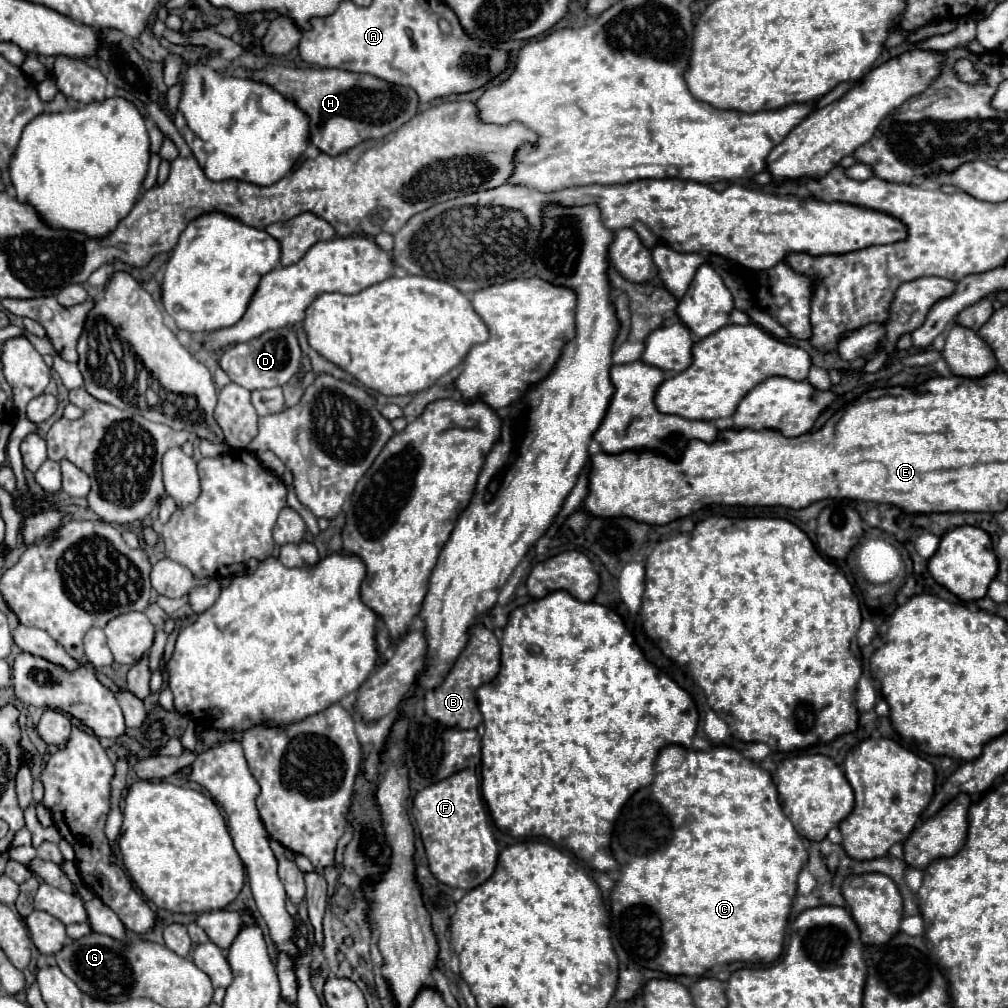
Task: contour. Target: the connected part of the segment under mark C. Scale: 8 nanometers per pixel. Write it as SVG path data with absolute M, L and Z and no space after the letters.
M664 746L654 764L654 782L638 790L622 808L616 828L612 834L612 854L620 864L620 880L612 888L612 928L618 934L628 956L644 968L664 970L666 974L702 976L714 964L728 962L750 962L750 964L772 964L782 954L784 928L790 914L792 898L796 896L798 872L808 862L808 852L802 844L802 836L794 830L792 822L786 818L778 790L772 776L758 764L746 760L738 750L728 746L712 746L708 752L692 750L684 746Z

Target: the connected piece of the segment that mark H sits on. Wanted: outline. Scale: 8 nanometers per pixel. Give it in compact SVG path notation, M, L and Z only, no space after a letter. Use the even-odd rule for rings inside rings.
M266 66L254 70L252 80L268 84L294 102L310 118L310 144L330 156L338 156L368 138L382 138L418 114L418 96L412 88L396 86L370 74L354 74L338 68L300 70Z

